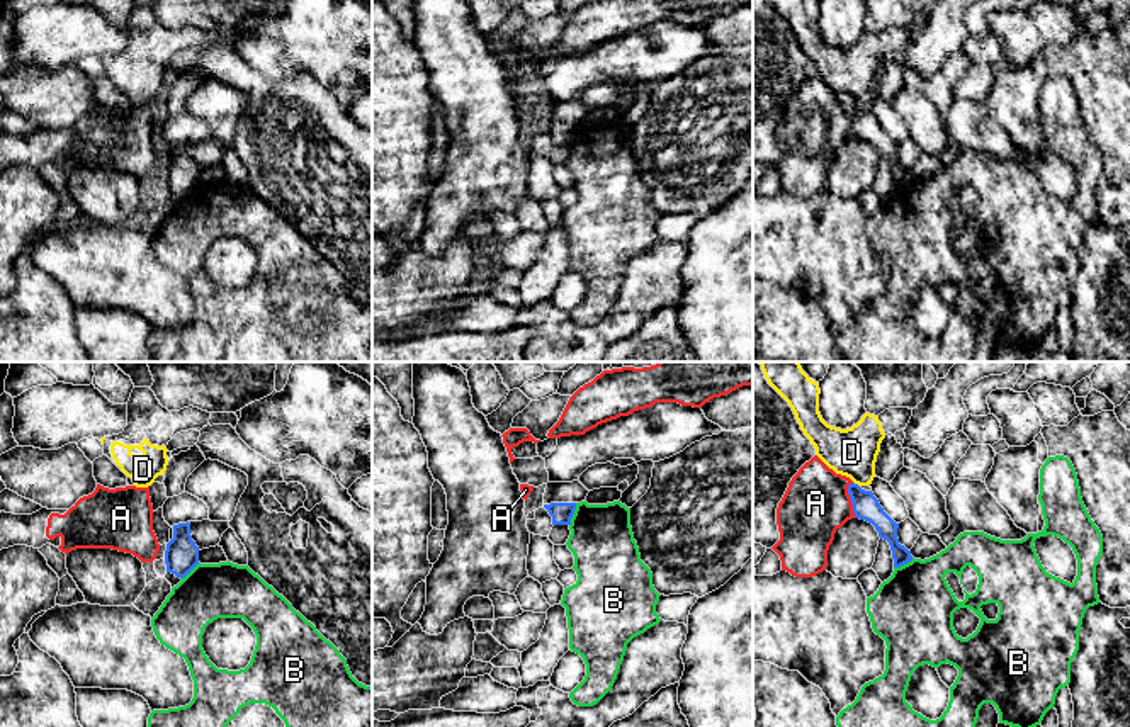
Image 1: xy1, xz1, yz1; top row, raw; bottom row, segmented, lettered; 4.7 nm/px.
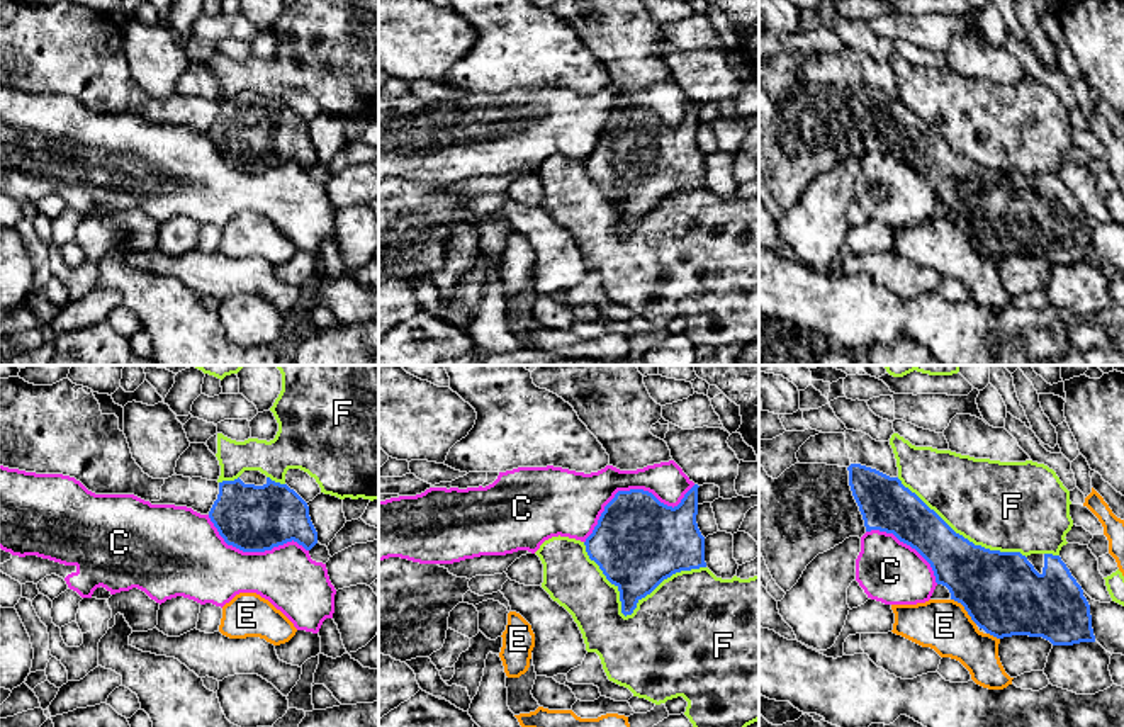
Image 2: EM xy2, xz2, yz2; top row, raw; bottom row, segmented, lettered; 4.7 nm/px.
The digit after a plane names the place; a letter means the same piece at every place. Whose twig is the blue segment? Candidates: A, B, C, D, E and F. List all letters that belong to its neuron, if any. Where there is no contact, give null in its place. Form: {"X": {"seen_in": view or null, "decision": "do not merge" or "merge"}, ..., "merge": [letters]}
{"A": {"seen_in": "yz1", "decision": "do not merge"}, "B": {"seen_in": "xz1", "decision": "do not merge"}, "C": {"seen_in": "xz2", "decision": "do not merge"}, "D": {"seen_in": "yz1", "decision": "do not merge"}, "E": {"seen_in": "yz2", "decision": "do not merge"}, "F": {"seen_in": "xz2", "decision": "do not merge"}, "merge": []}

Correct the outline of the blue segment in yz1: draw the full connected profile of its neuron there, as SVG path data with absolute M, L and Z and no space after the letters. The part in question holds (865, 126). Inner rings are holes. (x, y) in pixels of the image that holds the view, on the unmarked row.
M858 104L848 105L853 132L856 138L865 139L875 146L879 156L887 160L892 170L894 187L901 187L912 180L911 170L899 163L896 143L880 126L872 110L862 109Z

